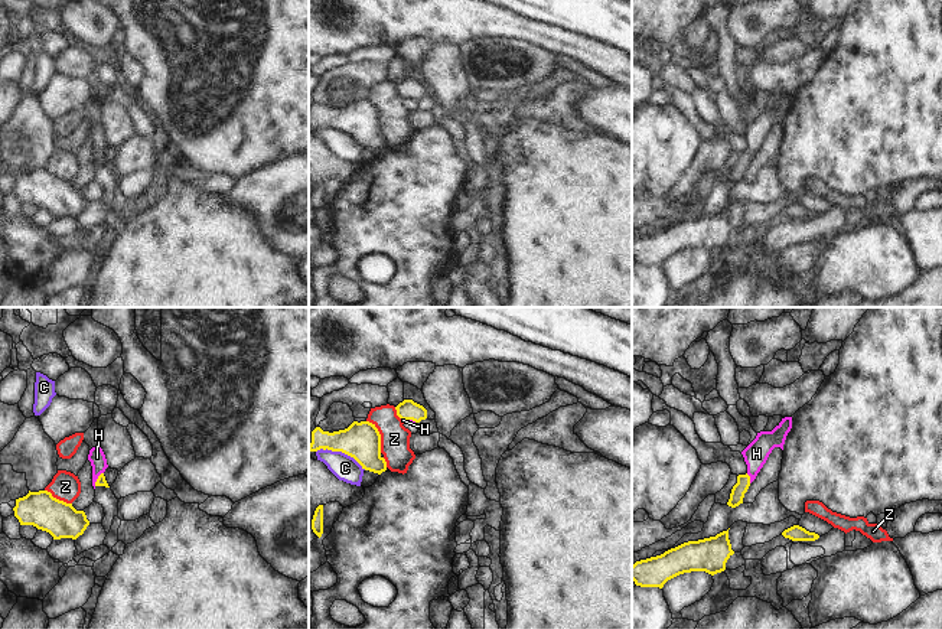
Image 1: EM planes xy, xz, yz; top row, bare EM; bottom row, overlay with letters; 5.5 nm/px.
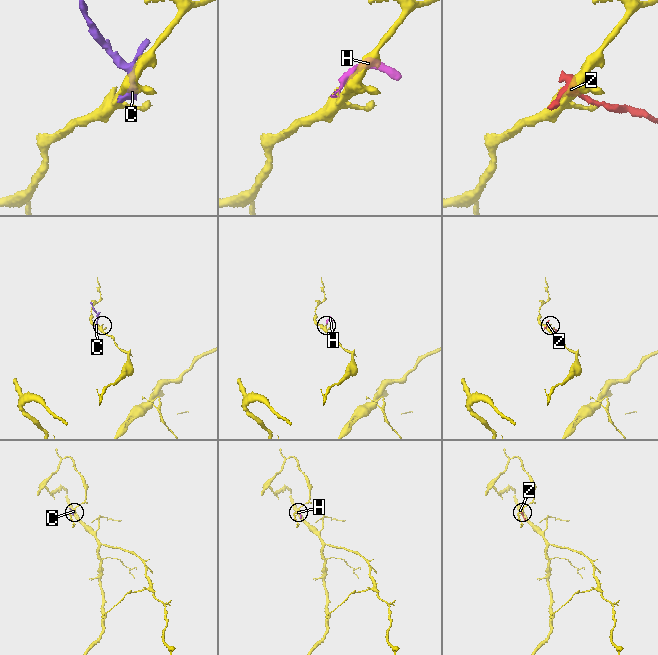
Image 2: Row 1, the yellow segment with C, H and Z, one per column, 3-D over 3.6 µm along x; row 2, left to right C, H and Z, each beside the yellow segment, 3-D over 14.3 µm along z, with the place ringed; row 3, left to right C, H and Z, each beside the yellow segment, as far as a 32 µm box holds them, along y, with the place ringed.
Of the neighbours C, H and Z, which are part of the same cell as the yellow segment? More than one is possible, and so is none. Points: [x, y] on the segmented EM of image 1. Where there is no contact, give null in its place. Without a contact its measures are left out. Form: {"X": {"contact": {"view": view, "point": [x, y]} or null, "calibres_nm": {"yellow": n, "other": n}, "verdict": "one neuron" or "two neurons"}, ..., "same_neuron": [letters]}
{"C": {"contact": {"view": "xz", "point": [341, 450]}, "calibres_nm": {"yellow": 200, "other": 140}, "verdict": "two neurons"}, "H": {"contact": {"view": "yz", "point": [749, 478]}, "calibres_nm": {"yellow": 80, "other": 140}, "verdict": "one neuron"}, "Z": {"contact": {"view": "xz", "point": [380, 436]}, "calibres_nm": {"yellow": 200, "other": 160}, "verdict": "two neurons"}, "same_neuron": ["H"]}

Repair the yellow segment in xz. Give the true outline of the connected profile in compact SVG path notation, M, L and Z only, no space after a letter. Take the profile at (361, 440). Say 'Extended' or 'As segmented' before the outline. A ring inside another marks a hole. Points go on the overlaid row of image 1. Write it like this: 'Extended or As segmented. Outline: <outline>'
As segmented. Outline: M353 421L348 428L333 433L316 427L312 431L309 452L320 449L342 452L353 457L362 469L378 475L387 470L387 462L381 456L381 434L369 421Z

